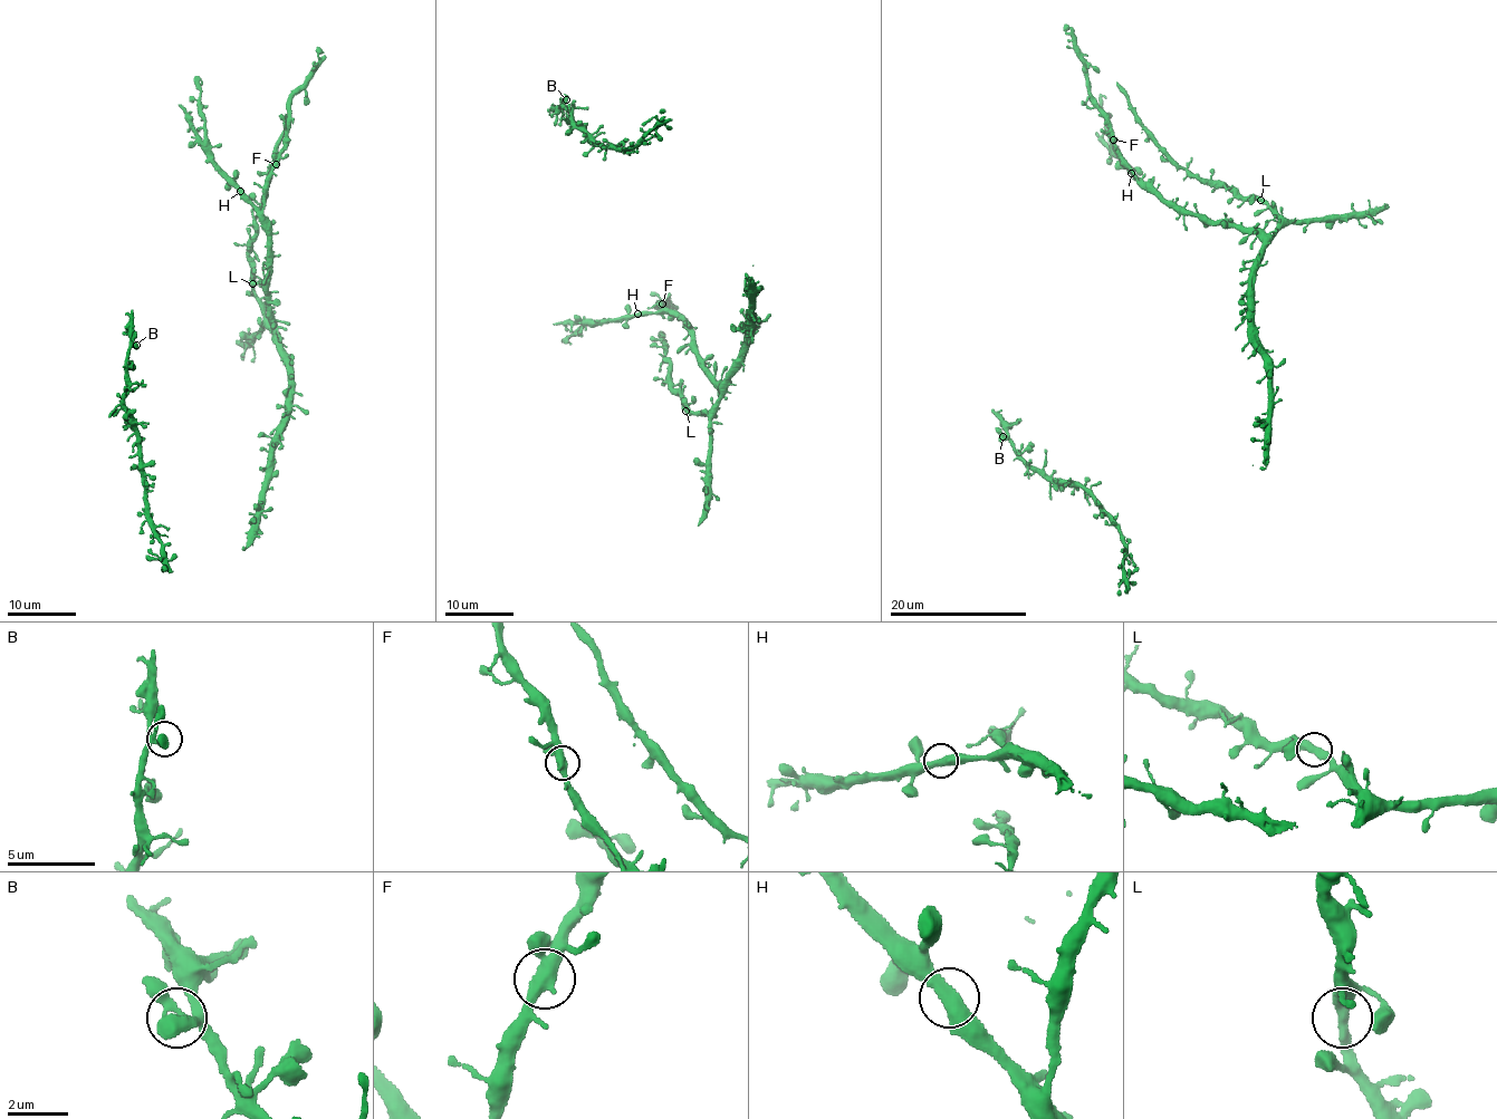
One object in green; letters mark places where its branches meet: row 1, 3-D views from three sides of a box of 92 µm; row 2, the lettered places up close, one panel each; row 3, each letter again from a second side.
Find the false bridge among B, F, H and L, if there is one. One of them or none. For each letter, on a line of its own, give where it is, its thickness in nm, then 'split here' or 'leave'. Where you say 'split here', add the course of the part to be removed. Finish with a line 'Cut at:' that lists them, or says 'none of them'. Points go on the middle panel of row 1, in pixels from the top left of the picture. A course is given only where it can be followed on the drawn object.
B: at (566, 99); 400 nm thick; leave
F: at (662, 304); 440 nm thick; leave
H: at (637, 314); 440 nm thick; leave
L: at (685, 411); 420 nm thick; leave
Cut at: none of them

